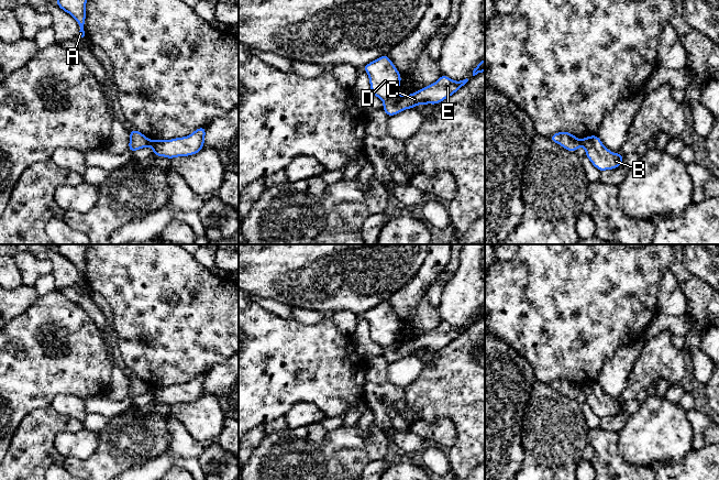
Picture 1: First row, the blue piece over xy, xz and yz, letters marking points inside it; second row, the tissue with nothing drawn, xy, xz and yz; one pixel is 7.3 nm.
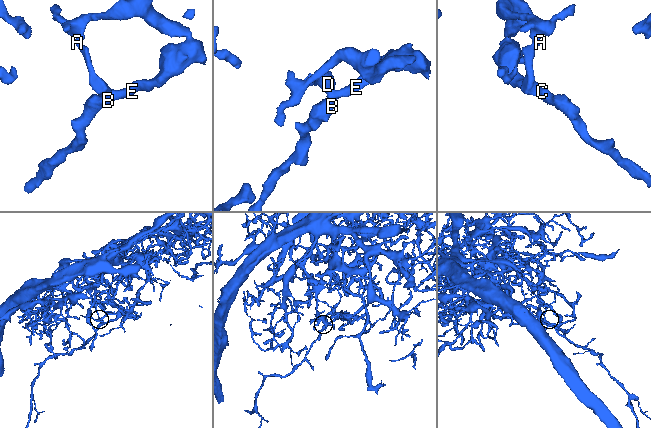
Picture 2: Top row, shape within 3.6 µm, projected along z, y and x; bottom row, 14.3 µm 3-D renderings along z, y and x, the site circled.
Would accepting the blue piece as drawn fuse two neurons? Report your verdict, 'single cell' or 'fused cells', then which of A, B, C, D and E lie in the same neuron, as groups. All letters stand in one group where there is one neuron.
fused cells; A D / B C E

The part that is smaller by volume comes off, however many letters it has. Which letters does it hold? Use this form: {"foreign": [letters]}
{"foreign": ["B", "C", "E"]}

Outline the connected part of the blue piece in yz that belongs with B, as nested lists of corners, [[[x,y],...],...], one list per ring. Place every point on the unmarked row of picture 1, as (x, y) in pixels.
[[[589,382],[583,385],[586,404],[600,418],[619,414],[623,408],[620,400],[612,400],[607,395],[598,382]]]

